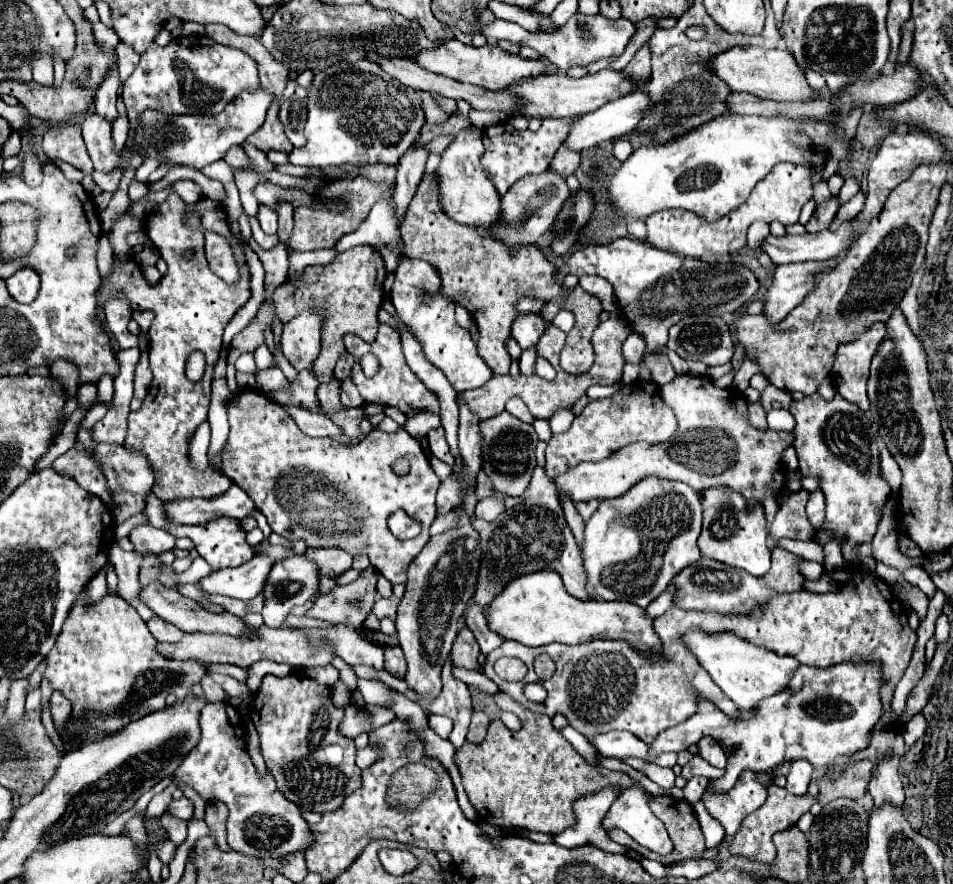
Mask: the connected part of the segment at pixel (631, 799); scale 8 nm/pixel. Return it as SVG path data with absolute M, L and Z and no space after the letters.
M635 782L613 802L603 818L603 828L619 828L653 852L667 855L673 850L673 843L664 824L651 814L649 800L651 794L639 782Z

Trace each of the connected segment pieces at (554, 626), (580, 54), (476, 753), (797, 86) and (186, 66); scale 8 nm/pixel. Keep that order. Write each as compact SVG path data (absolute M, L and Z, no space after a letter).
M555 570L531 572L531 574L523 574L511 582L507 582L507 586L487 606L485 616L487 616L487 626L495 634L499 634L505 640L517 640L525 646L543 646L543 644L551 644L551 642L573 646L573 644L583 644L583 642L591 642L591 640L627 640L643 652L659 654L659 650L661 650L659 636L655 634L655 630L651 626L653 620L645 616L643 608L631 606L631 602L605 602L605 600L583 602L583 600L577 600L571 594L567 594L561 576Z
M577 12L575 16L571 16L567 20L565 26L553 30L553 32L529 32L525 28L521 28L519 24L513 22L505 22L505 20L493 20L489 26L481 24L481 34L489 40L511 40L517 42L519 46L531 46L535 48L541 56L545 56L551 64L555 64L561 72L567 72L573 66L587 66L591 62L597 62L601 58L611 58L611 56L621 56L623 48L627 46L627 42L631 40L631 36L635 34L635 24L627 22L627 18L619 18L619 20L609 20L601 14L597 16L587 16Z
M497 692L495 700L501 710L517 714L523 722L523 728L519 732L511 732L501 720L493 720L483 744L465 742L467 754L455 754L461 784L469 794L471 804L477 808L480 820L493 826L523 828L555 836L559 834L559 830L573 826L575 798L591 794L605 786L627 788L633 784L627 774L591 766L553 728L551 718L547 718L545 714L521 706L505 692Z
M735 46L731 50L719 52L715 56L711 56L707 60L709 70L719 76L731 92L747 92L753 94L757 98L765 98L765 100L789 100L789 102L797 102L797 100L809 100L813 96L813 88L807 84L805 80L805 72L799 70L799 66L795 66L795 60L791 60L791 54L787 54L787 50L781 48L753 48L753 46Z
M207 36L175 38L167 46L149 46L135 72L123 82L123 102L131 128L135 128L135 118L145 108L167 110L167 114L219 114L243 90L257 88L257 64L245 52L217 44Z

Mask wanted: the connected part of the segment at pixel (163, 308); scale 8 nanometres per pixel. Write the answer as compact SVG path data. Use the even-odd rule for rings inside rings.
M171 192L163 204L155 206L145 216L145 232L151 238L151 242L155 242L161 258L165 258L165 262L167 262L165 276L155 286L151 286L151 284L147 284L147 280L143 278L141 268L137 268L137 264L133 260L115 262L113 264L113 272L109 274L109 278L105 278L103 292L99 296L105 302L115 292L123 292L129 298L133 308L145 308L145 310L153 310L155 312L155 320L153 320L153 324L149 328L149 360L151 360L151 370L153 370L153 382L149 386L149 394L143 400L143 406L137 412L129 414L129 432L127 432L125 446L129 450L141 452L147 458L147 462L151 464L151 468L155 472L153 492L163 502L171 502L175 498L211 498L211 496L219 496L223 492L227 492L227 488L231 486L227 476L215 474L209 468L205 472L193 470L193 466L189 464L189 458L187 458L187 442L189 442L189 438L192 438L199 426L199 422L207 420L207 408L209 408L209 400L211 400L211 376L213 376L215 362L219 358L223 330L229 324L229 320L235 316L235 312L239 308L243 308L247 304L247 300L251 298L251 272L249 272L249 266L247 266L247 258L245 258L243 248L241 248L241 242L231 234L229 224L227 224L227 214L225 214L225 210L221 206L223 206L221 202L215 202L215 200L205 198L205 196L201 200L197 200L195 204L185 204L179 198L179 194ZM187 212L195 212L195 214L201 216L201 224L197 228L189 228L185 224L185 214ZM209 230L225 236L229 240L229 244L233 246L237 262L241 262L241 280L235 286L227 286L221 278L217 278L209 270L209 264L205 260L205 250L203 250L203 234L209 232ZM187 250L193 252L193 256L189 260L183 258L183 254ZM197 350L205 354L207 364L205 364L203 378L199 382L191 382L185 376L185 362L187 362L189 354L197 352Z

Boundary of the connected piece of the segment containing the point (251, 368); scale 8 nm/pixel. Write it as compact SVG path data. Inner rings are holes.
M243 354L237 362L235 362L235 370L239 370L239 372L257 372L257 368L255 368L255 362L253 362L253 354Z

